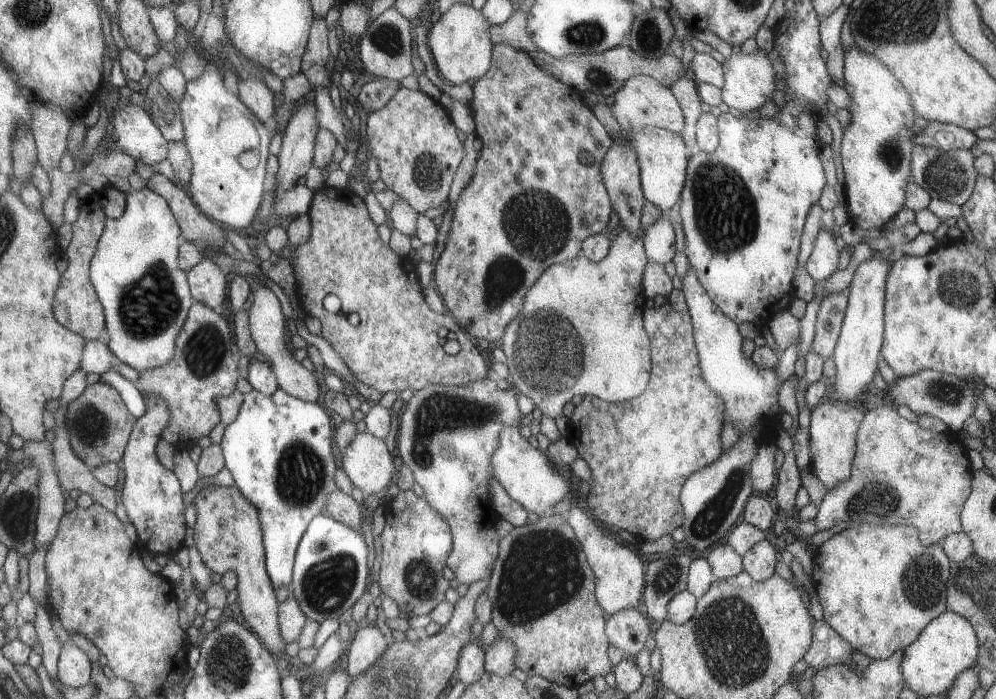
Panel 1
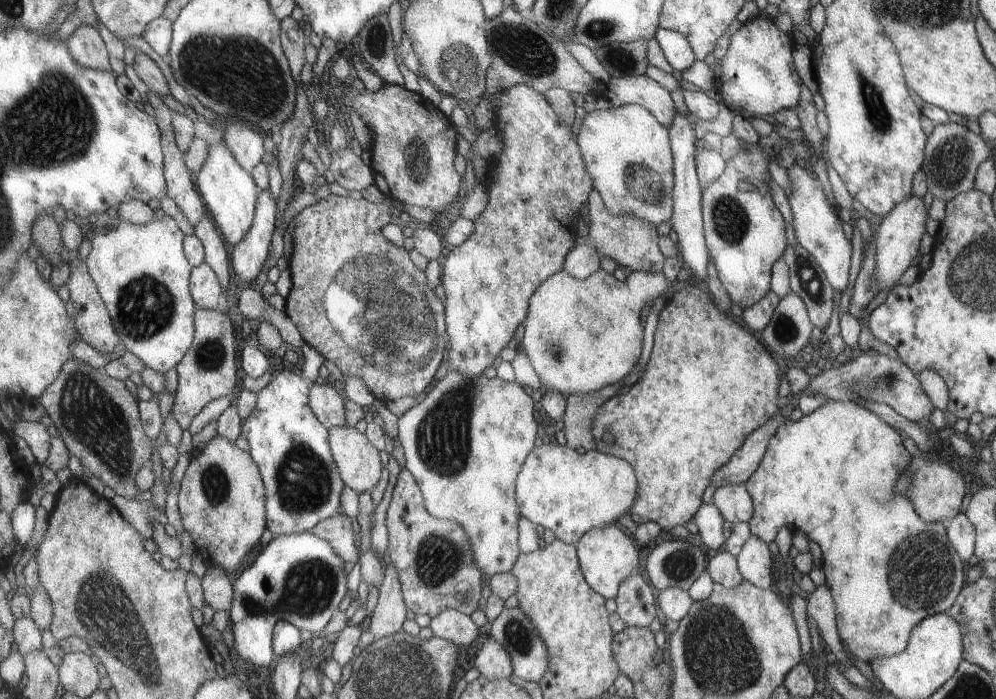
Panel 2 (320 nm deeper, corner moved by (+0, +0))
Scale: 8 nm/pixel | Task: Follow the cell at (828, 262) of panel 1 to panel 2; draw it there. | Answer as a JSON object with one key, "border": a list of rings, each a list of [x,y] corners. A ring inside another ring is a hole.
{"border":[[[793,163],[786,167],[790,187],[784,190],[792,216],[794,238],[816,261],[825,274],[826,281],[835,293],[845,290],[849,278],[849,257],[851,256],[850,242],[841,231],[841,222],[834,210],[827,203],[821,183],[812,171]]]}

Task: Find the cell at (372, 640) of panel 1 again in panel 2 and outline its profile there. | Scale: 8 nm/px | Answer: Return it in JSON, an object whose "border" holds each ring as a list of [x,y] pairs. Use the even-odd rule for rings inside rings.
{"border":[[[392,562],[386,567],[386,579],[379,593],[380,597],[369,629],[378,638],[383,638],[401,631],[407,620],[408,606],[404,599],[399,571]]]}

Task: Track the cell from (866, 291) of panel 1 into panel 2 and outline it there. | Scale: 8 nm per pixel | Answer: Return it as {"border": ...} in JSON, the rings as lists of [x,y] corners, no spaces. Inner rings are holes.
{"border":[[[915,195],[905,197],[904,201],[901,201],[891,212],[882,217],[880,224],[877,225],[876,233],[873,235],[876,246],[874,256],[874,273],[878,284],[876,292],[889,287],[891,289],[893,285],[898,284],[901,273],[909,266],[911,258],[917,254],[919,238],[923,236],[923,232],[926,232],[923,228],[923,224],[926,222],[927,209],[924,207],[922,198]]]}

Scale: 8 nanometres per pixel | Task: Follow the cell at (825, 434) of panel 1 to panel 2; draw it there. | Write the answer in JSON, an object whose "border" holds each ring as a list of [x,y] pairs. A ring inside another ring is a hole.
{"border":[[[827,400],[809,414],[803,415],[797,421],[785,420],[771,435],[766,446],[764,456],[761,457],[759,466],[753,471],[751,477],[744,482],[754,504],[754,512],[748,520],[751,536],[759,537],[767,544],[775,538],[779,528],[786,526],[791,532],[803,533],[809,541],[815,542],[821,551],[821,568],[824,572],[825,586],[831,593],[835,608],[835,624],[837,634],[844,650],[853,659],[869,662],[875,657],[888,657],[900,653],[907,648],[907,642],[911,632],[921,620],[935,613],[943,613],[959,596],[963,588],[963,561],[956,553],[952,543],[949,542],[945,522],[925,522],[916,513],[915,507],[909,499],[904,497],[900,484],[902,474],[908,469],[912,458],[901,444],[899,434],[893,427],[881,420],[875,413],[868,411],[853,401]]]}

